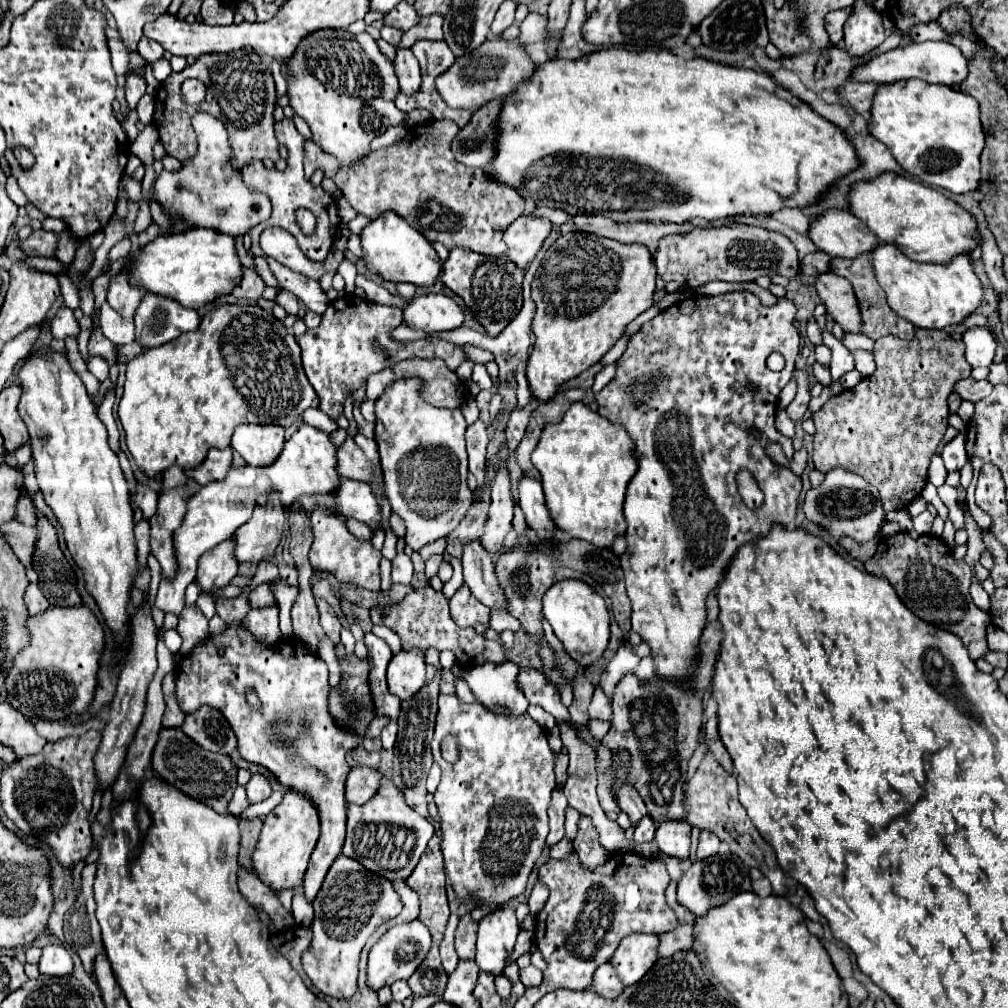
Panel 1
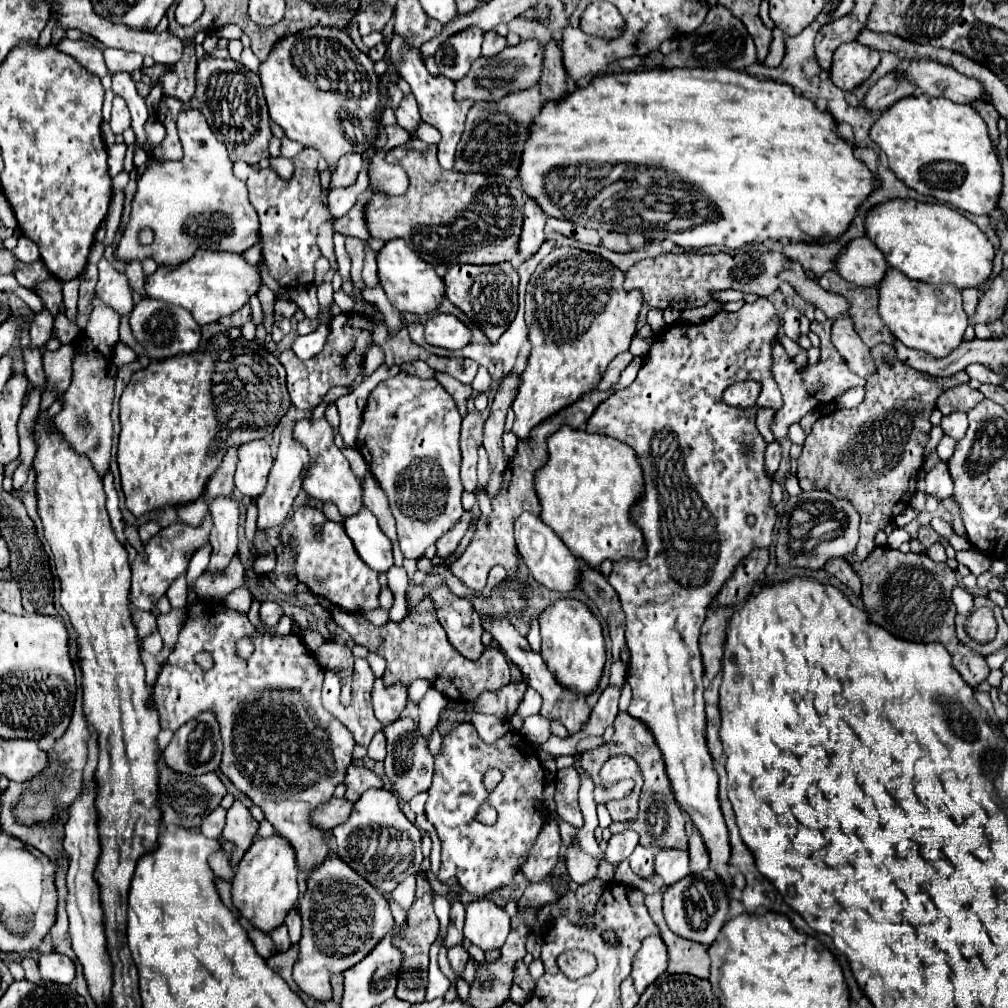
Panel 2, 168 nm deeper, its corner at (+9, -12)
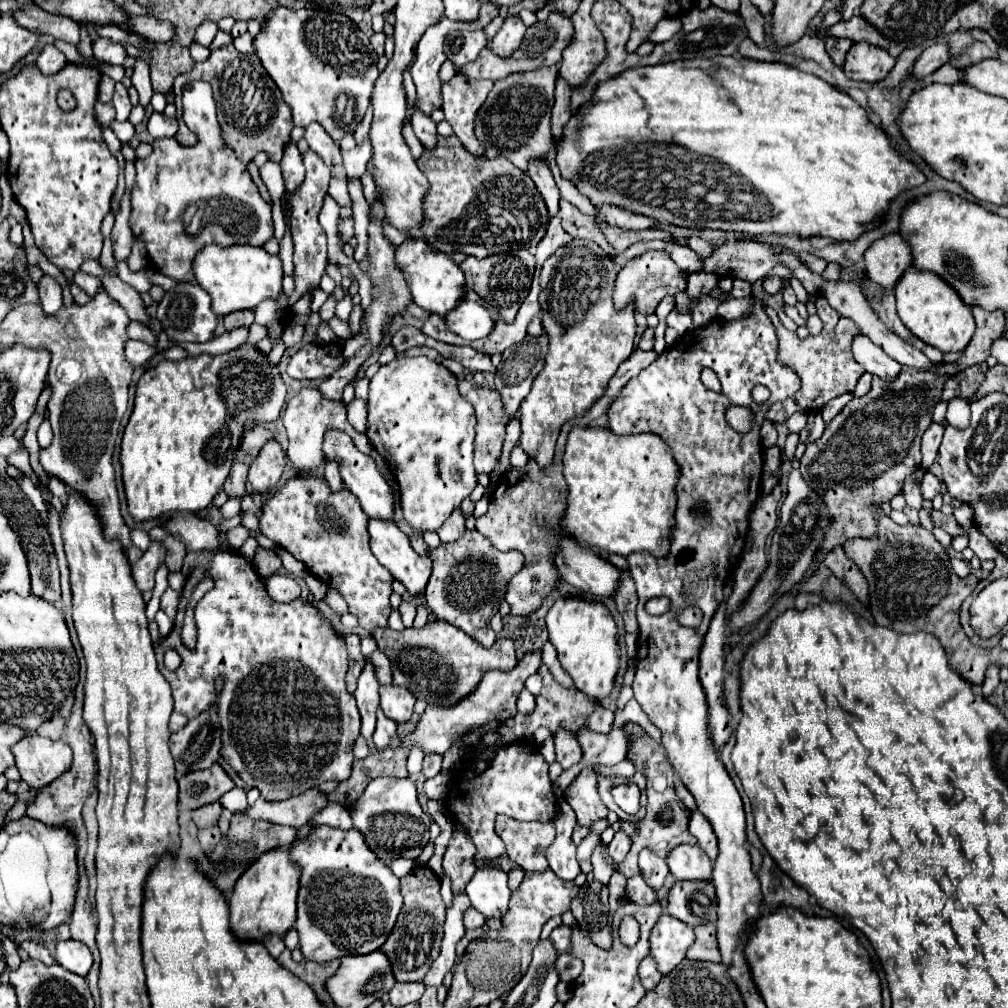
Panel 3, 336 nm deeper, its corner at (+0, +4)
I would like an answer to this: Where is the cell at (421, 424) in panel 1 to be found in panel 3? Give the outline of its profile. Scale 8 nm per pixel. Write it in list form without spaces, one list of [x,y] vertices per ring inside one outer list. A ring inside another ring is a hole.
[[[398,356],[384,364],[370,380],[368,390],[368,430],[372,446],[386,458],[394,478],[400,484],[400,498],[406,522],[422,534],[424,530],[436,532],[444,520],[452,514],[460,502],[472,494],[476,488],[476,472],[472,464],[474,436],[476,436],[476,414],[472,404],[468,404],[458,392],[458,380],[442,364],[420,358]]]

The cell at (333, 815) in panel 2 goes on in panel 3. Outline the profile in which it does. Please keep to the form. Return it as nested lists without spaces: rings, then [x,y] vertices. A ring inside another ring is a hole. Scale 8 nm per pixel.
[[[316,788],[306,790],[300,796],[282,800],[282,802],[268,802],[264,798],[258,798],[252,806],[244,810],[244,814],[252,820],[264,820],[272,824],[302,828],[308,818],[312,818],[318,810],[322,810],[328,804],[326,794],[320,794]]]

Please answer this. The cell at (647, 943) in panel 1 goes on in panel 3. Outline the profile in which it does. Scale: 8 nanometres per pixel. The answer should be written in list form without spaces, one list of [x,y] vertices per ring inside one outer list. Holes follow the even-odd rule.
[[[662,914],[650,934],[650,954],[654,956],[660,972],[672,972],[686,958],[686,950],[694,944],[694,940],[696,936],[692,926],[676,920],[674,916]]]

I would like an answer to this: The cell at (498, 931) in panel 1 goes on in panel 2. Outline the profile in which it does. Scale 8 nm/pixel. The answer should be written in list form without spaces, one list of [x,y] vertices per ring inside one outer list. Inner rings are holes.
[[[491,898],[475,900],[467,906],[465,938],[483,952],[499,950],[509,934],[509,916]]]

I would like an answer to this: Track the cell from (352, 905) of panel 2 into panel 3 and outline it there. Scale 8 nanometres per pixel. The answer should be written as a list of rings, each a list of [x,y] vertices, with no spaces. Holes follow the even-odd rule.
[[[316,826],[306,838],[298,840],[290,848],[290,860],[302,872],[298,890],[298,918],[294,928],[300,936],[300,950],[306,960],[322,964],[350,954],[370,954],[384,944],[402,908],[400,886],[394,872],[370,850],[360,830]]]

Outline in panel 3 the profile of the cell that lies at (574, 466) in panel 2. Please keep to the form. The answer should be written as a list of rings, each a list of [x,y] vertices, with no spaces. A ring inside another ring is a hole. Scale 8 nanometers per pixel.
[[[572,428],[564,452],[564,478],[570,488],[564,522],[580,544],[588,544],[590,548],[602,548],[610,554],[620,554],[624,558],[640,550],[646,550],[656,558],[668,556],[672,526],[676,524],[674,510],[680,468],[668,444],[660,436],[616,436],[604,428]]]

